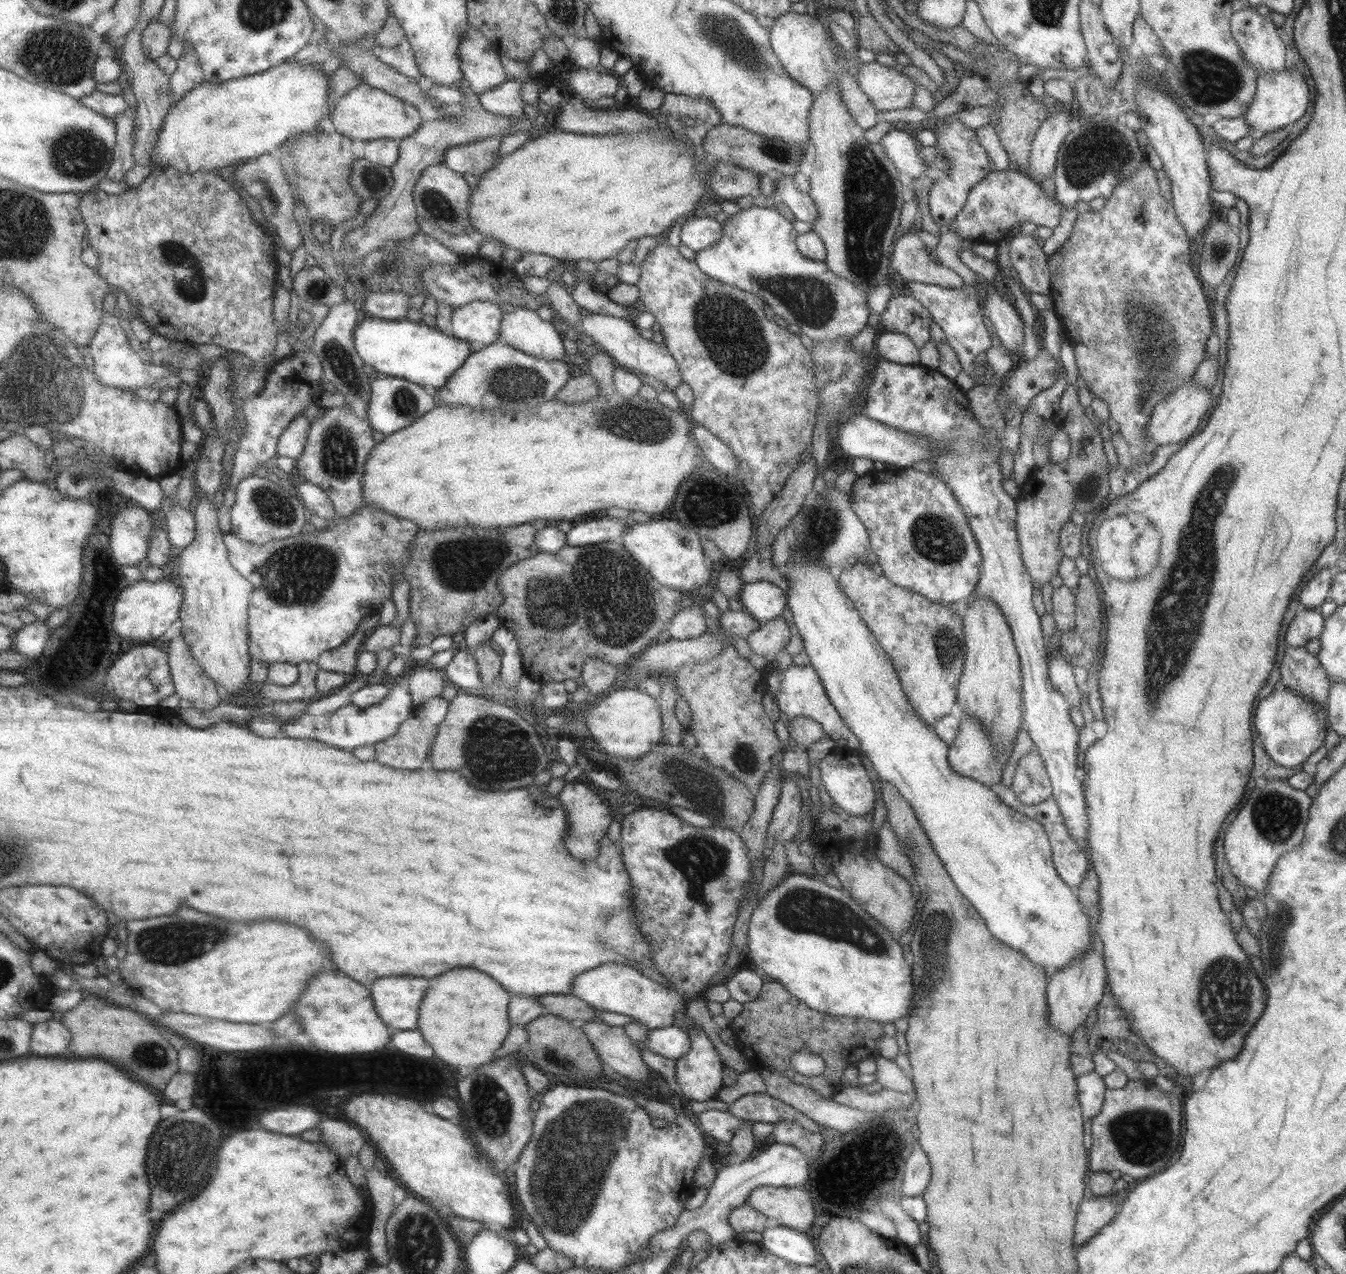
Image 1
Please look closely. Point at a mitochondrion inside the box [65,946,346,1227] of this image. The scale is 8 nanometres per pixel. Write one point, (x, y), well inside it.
(168, 1158)

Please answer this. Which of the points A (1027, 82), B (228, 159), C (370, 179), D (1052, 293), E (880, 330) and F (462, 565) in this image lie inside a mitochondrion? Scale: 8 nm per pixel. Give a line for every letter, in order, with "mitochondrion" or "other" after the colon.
A: other
B: other
C: mitochondrion
D: other
E: other
F: mitochondrion

